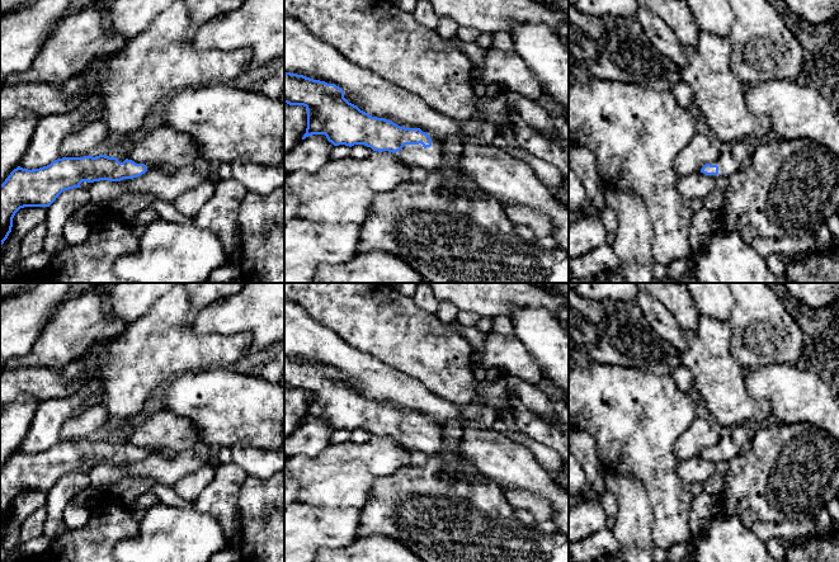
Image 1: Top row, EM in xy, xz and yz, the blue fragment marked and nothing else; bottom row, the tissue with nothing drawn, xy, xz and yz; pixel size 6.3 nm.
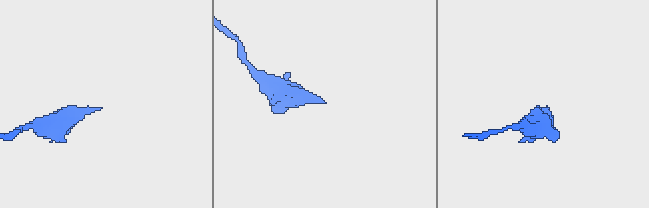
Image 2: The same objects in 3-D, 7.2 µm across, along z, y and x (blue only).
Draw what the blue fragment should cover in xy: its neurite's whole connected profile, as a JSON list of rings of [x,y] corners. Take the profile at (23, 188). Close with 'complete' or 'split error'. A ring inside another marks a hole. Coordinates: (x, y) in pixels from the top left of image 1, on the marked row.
[[[91,155],[62,157],[28,170],[18,166],[0,185],[0,247],[13,227],[15,213],[24,207],[50,207],[63,192],[83,181],[121,181],[143,175],[152,167],[122,156]]]; split error

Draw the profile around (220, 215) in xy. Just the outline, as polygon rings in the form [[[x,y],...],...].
[[[234,178],[221,179],[211,199],[192,219],[197,227],[211,231],[221,240],[227,250],[226,264],[235,261],[231,254],[241,241],[239,208],[246,193]]]

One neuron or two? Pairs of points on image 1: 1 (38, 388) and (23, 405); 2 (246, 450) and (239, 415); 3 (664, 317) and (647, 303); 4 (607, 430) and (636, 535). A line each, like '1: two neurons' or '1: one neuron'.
1: two neurons
2: two neurons
3: one neuron
4: two neurons

